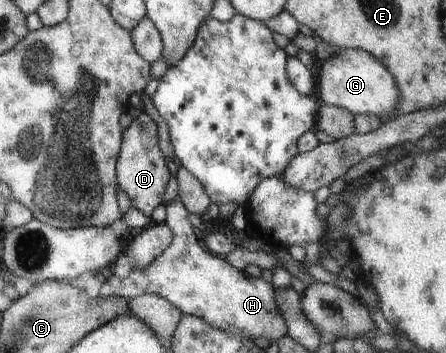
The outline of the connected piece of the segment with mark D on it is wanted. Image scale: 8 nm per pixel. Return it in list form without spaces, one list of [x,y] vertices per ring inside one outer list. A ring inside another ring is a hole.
[[[143,109],[135,114],[129,127],[122,130],[115,173],[117,187],[129,197],[130,207],[133,209],[150,217],[153,209],[164,203],[163,195],[169,179],[169,171],[157,145],[157,125],[147,113],[143,112]]]

